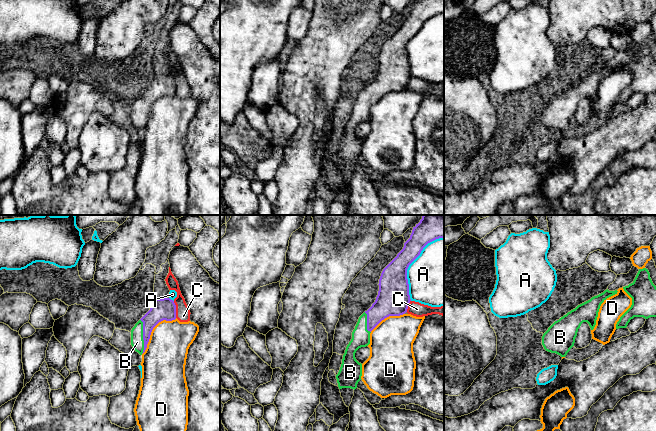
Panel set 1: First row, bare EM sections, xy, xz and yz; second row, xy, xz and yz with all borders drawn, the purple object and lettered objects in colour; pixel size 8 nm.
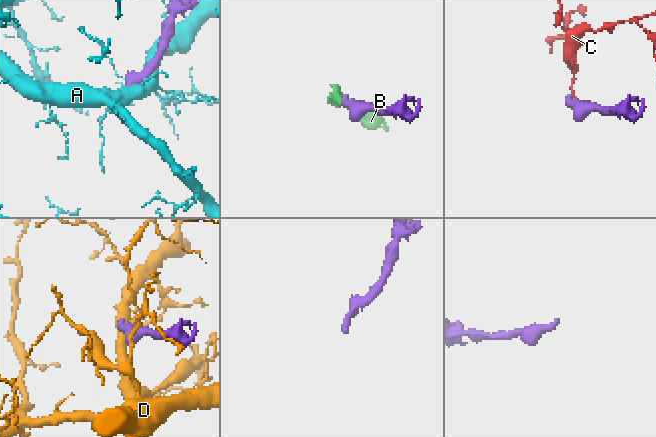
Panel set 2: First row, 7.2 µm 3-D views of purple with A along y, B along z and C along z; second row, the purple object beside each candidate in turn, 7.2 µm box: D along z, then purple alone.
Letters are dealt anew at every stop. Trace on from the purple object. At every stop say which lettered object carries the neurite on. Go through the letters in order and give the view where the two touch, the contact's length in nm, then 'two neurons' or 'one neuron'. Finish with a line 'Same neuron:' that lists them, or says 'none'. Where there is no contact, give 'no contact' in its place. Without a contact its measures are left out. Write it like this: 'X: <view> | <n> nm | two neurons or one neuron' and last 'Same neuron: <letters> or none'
A: xz | 600 nm | two neurons
B: xy | 280 nm | one neuron
C: xy | 140 nm | two neurons
D: xy | 400 nm | two neurons
Same neuron: B

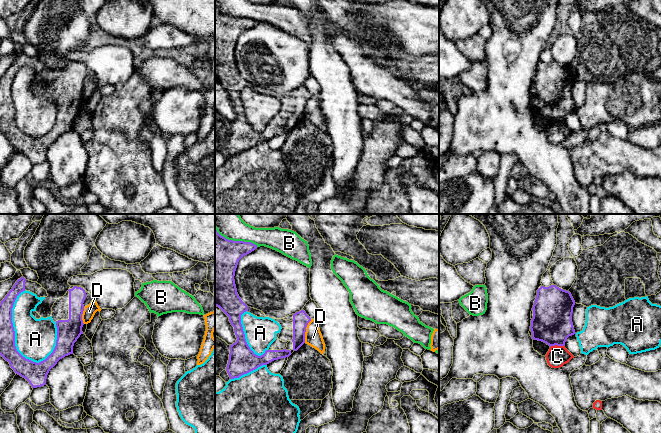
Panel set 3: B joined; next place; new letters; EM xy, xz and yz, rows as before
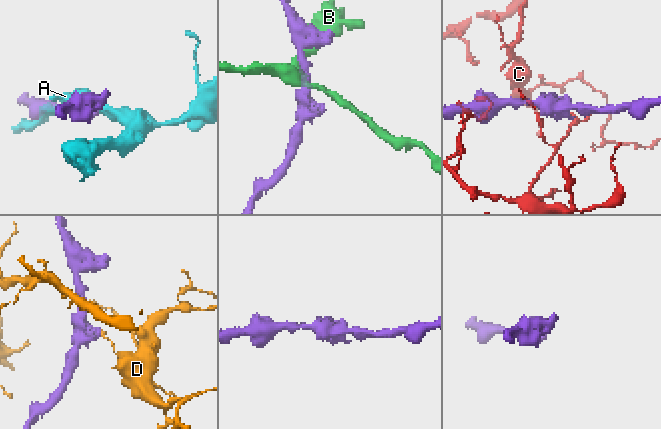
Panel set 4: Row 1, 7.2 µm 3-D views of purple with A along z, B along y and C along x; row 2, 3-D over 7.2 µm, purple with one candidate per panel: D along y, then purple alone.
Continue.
A: xy | 600 nm | two neurons
B: xz | 380 nm | two neurons
C: yz | 110 nm | two neurons
D: xz | 200 nm | two neurons
Same neuron: none

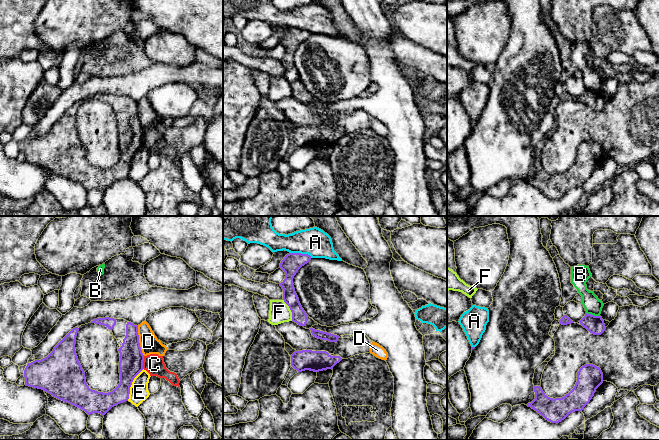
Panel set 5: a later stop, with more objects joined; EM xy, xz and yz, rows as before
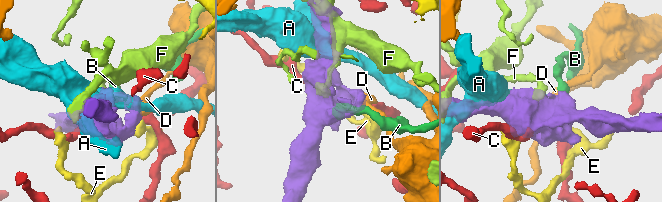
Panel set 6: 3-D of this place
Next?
A: xz | 180 nm | two neurons
B: yz | 120 nm | two neurons
C: xy | 110 nm | two neurons
D: xy | 240 nm | two neurons
E: xy | 280 nm | two neurons
F: xz | 190 nm | two neurons
Same neuron: none

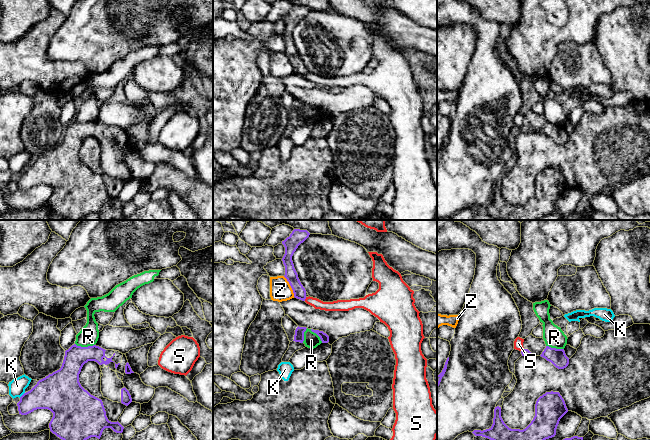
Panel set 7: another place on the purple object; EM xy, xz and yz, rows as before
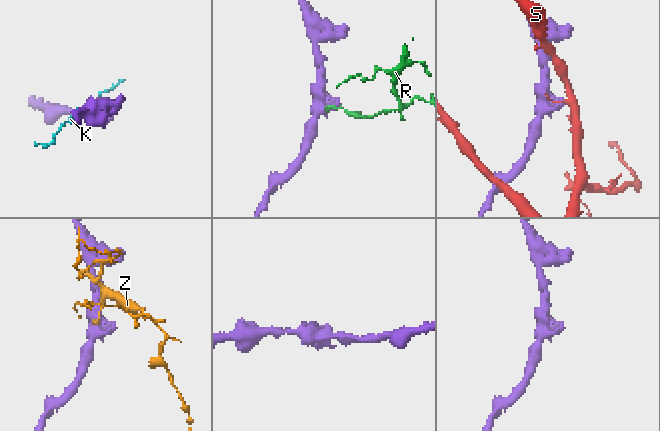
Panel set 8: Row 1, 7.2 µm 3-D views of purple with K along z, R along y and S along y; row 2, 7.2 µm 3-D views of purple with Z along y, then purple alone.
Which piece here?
K: xy | 60 nm | two neurons
R: xy | 160 nm | two neurons
S: xz | 40 nm | two neurons
Z: xz | 190 nm | two neurons
Same neuron: none

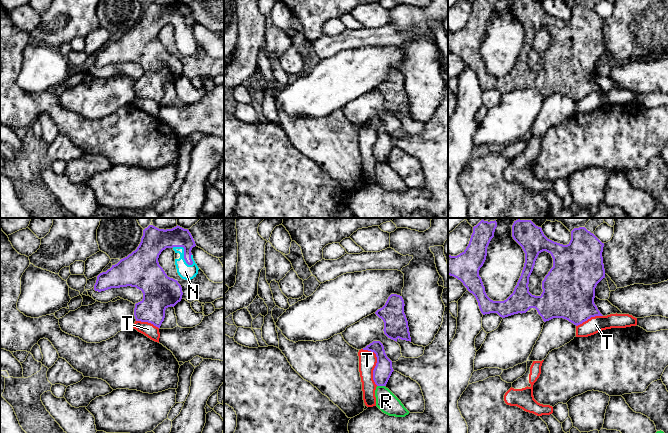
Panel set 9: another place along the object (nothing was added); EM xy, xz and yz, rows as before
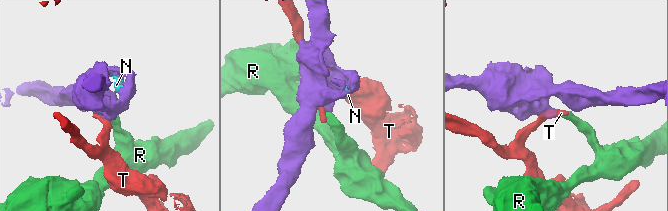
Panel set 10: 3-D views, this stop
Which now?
N: xy | 220 nm | one neuron
R: xz | 60 nm | two neurons
T: xz | 320 nm | two neurons
Same neuron: N

